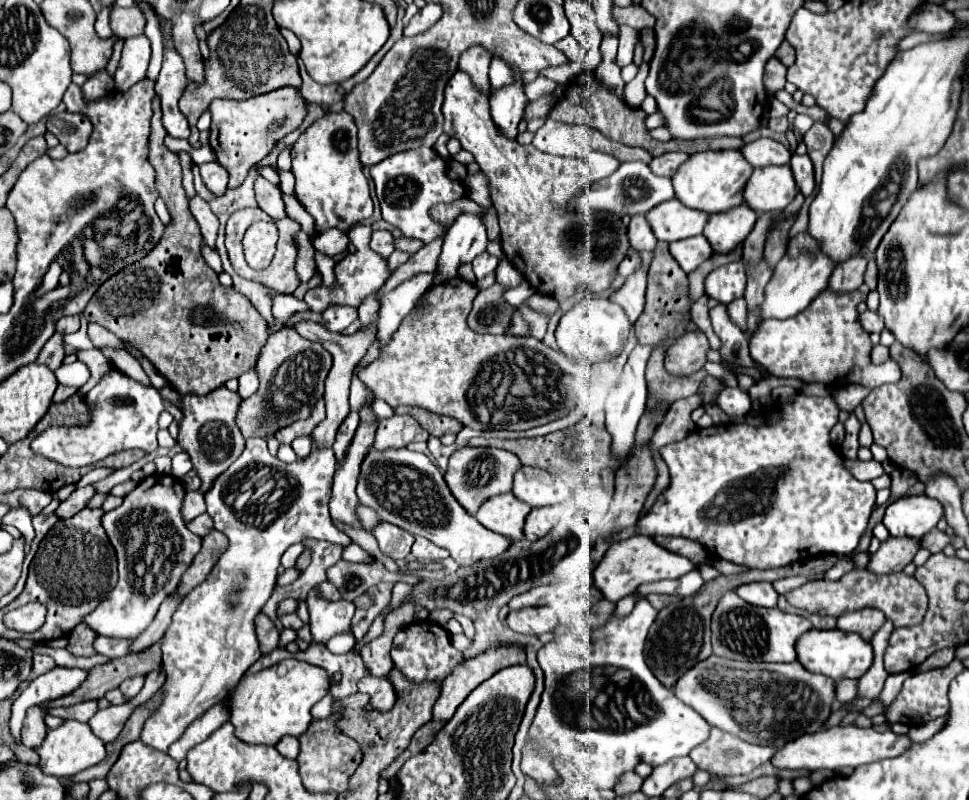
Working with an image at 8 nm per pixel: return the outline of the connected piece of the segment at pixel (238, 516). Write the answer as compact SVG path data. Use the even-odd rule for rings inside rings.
M248 438L246 452L242 452L242 456L230 466L230 470L220 474L214 486L206 492L204 498L208 504L208 514L214 520L214 528L226 534L230 544L226 552L220 556L220 560L214 564L208 578L184 596L184 602L180 602L176 614L172 616L172 626L168 628L168 634L164 634L162 638L162 666L166 670L166 682L162 686L164 700L160 708L144 724L140 740L146 745L166 752L168 746L176 742L196 718L200 718L208 708L212 708L214 702L224 700L226 694L236 686L236 682L240 682L244 672L260 658L254 618L274 590L278 576L276 570L288 546L298 544L306 538L328 540L332 544L340 544L340 548L346 548L350 544L350 538L330 524L328 498L334 470L334 450L316 446L314 440L312 450L304 460L286 464L268 452L264 438Z

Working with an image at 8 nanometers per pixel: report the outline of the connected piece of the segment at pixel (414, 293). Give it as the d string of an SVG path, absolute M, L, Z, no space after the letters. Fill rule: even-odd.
M416 274L416 278L410 278L408 282L402 282L396 286L396 290L390 290L386 298L382 298L382 308L380 308L380 322L378 322L378 338L380 344L386 346L400 326L402 318L412 312L412 306L416 306L416 298L424 294L426 288L432 284L432 274Z

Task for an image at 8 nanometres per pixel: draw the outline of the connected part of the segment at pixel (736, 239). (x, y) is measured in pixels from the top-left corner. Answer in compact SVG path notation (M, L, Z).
M744 204L736 210L726 210L724 214L710 214L708 226L704 226L704 236L714 252L728 254L746 240L754 222L756 212Z

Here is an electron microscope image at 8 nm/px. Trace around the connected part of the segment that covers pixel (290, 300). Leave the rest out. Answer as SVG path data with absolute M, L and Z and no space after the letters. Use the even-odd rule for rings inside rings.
M284 294L276 296L272 301L274 322L268 326L268 332L274 334L274 332L278 332L278 330L282 330L282 328L290 328L292 322L288 322L288 320L290 320L294 314L300 314L300 312L306 312L306 310L308 310L306 302L298 300L298 298L292 296L292 294L290 294L290 296L284 296Z

